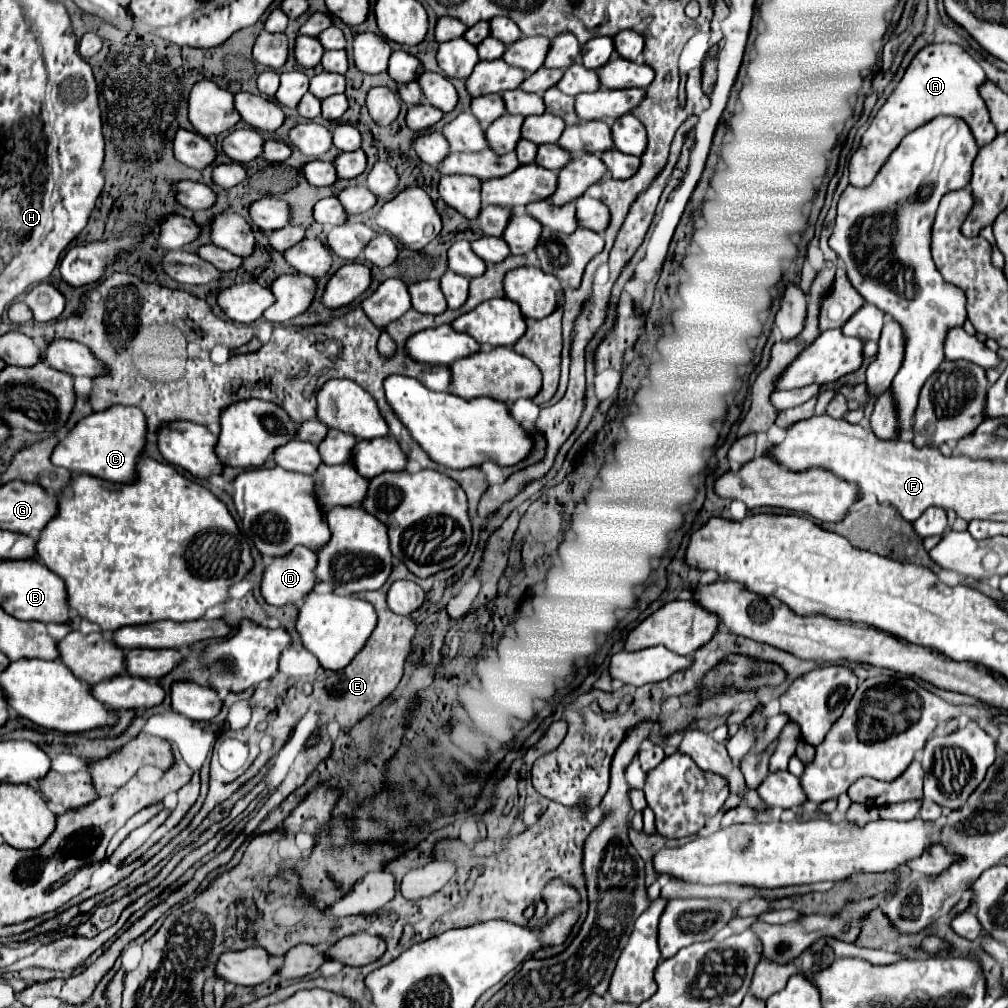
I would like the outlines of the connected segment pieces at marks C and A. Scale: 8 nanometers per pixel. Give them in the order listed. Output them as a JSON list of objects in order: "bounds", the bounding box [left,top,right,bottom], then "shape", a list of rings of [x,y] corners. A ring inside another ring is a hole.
[{"bounds":[52,406,146,484],"shape":[[[112,406],[106,412],[94,412],[82,418],[52,452],[54,466],[62,466],[72,474],[88,474],[114,484],[132,484],[136,480],[136,464],[146,446],[146,418],[142,410],[132,406]]]},{"bounds":[850,44,998,188],"shape":[[[928,44],[924,46],[910,62],[904,78],[892,92],[892,96],[886,100],[886,104],[880,108],[876,118],[872,120],[870,128],[862,136],[860,148],[850,160],[850,186],[866,188],[872,184],[874,174],[878,174],[878,168],[890,158],[894,148],[898,148],[902,136],[912,132],[914,128],[920,128],[922,124],[934,120],[936,116],[956,116],[962,118],[972,134],[976,144],[982,148],[984,144],[990,144],[994,136],[998,134],[986,104],[982,102],[982,96],[978,88],[986,82],[986,74],[982,66],[958,44]]]}]

